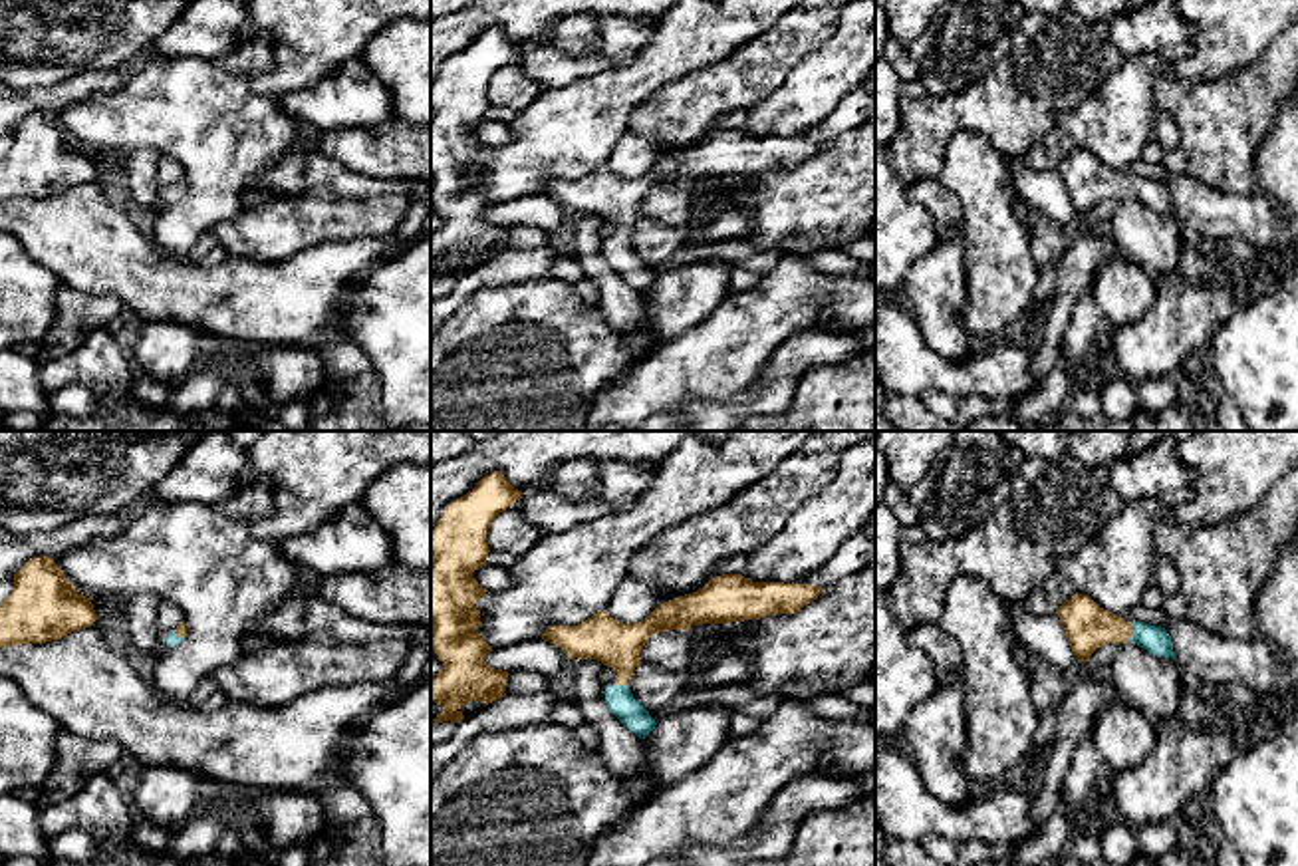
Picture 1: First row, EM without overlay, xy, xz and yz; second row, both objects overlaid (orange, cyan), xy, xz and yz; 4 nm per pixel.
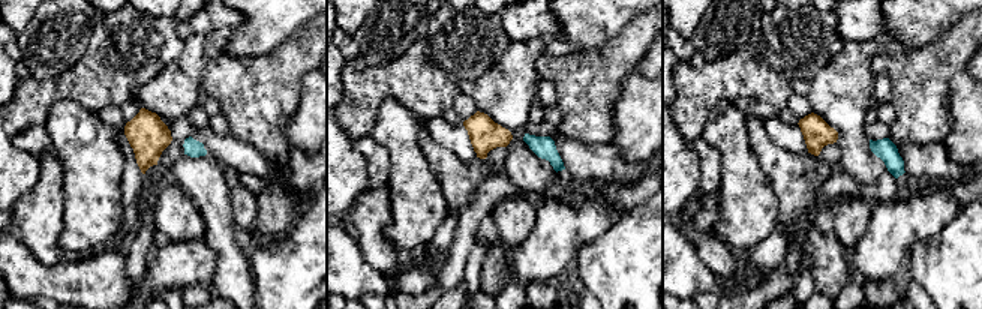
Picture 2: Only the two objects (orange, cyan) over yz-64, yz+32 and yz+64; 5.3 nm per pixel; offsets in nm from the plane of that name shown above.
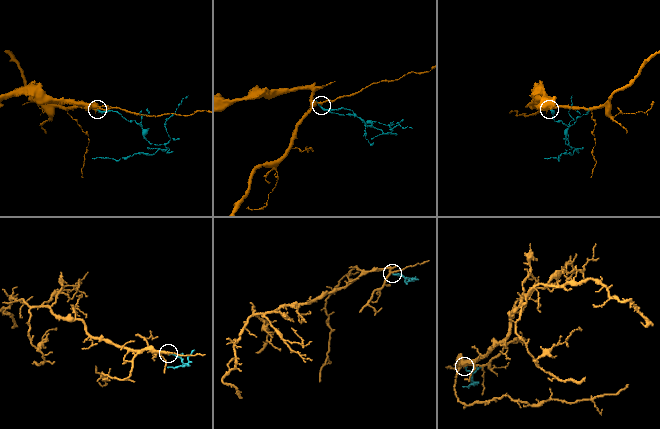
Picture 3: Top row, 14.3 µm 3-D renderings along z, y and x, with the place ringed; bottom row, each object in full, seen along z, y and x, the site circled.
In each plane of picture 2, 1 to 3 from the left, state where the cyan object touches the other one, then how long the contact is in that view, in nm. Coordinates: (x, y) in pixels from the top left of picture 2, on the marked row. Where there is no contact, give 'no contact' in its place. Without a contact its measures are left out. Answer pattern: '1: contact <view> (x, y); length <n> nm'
1: no contact
2: no contact
3: no contact

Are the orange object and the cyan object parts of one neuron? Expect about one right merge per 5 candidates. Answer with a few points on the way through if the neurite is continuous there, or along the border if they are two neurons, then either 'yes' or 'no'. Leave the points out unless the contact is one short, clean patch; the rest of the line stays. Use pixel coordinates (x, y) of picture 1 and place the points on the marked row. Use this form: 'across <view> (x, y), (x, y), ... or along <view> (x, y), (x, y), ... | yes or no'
across yz (1088, 626), (1130, 632), (1156, 640) | yes

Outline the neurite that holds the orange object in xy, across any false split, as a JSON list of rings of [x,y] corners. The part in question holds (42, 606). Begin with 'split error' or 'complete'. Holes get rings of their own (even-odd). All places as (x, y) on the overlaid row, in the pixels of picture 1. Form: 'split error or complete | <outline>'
complete | [[[34,556],[0,604],[0,648],[46,644],[93,626],[97,614],[52,558]]]

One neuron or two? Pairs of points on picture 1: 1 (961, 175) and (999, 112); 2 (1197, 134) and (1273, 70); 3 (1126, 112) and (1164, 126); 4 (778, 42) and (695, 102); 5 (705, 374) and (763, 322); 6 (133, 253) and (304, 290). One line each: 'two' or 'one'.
1: two
2: one
3: two
4: one
5: one
6: one

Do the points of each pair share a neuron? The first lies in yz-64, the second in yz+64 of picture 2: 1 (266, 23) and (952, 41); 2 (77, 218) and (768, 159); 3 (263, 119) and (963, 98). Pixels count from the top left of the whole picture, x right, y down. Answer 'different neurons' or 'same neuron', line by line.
1: different neurons
2: different neurons
3: different neurons

